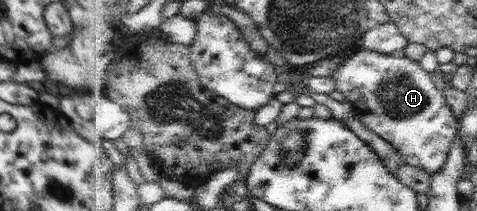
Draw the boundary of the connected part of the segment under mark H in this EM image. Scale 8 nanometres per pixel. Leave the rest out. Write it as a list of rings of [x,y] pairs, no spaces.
[[[365,47],[355,52],[353,58],[343,62],[333,77],[339,92],[343,92],[347,100],[355,104],[356,112],[363,122],[382,138],[389,140],[407,162],[430,170],[433,176],[447,164],[459,136],[460,120],[445,96],[439,75],[425,70],[421,62],[408,58],[404,53],[389,55]]]

